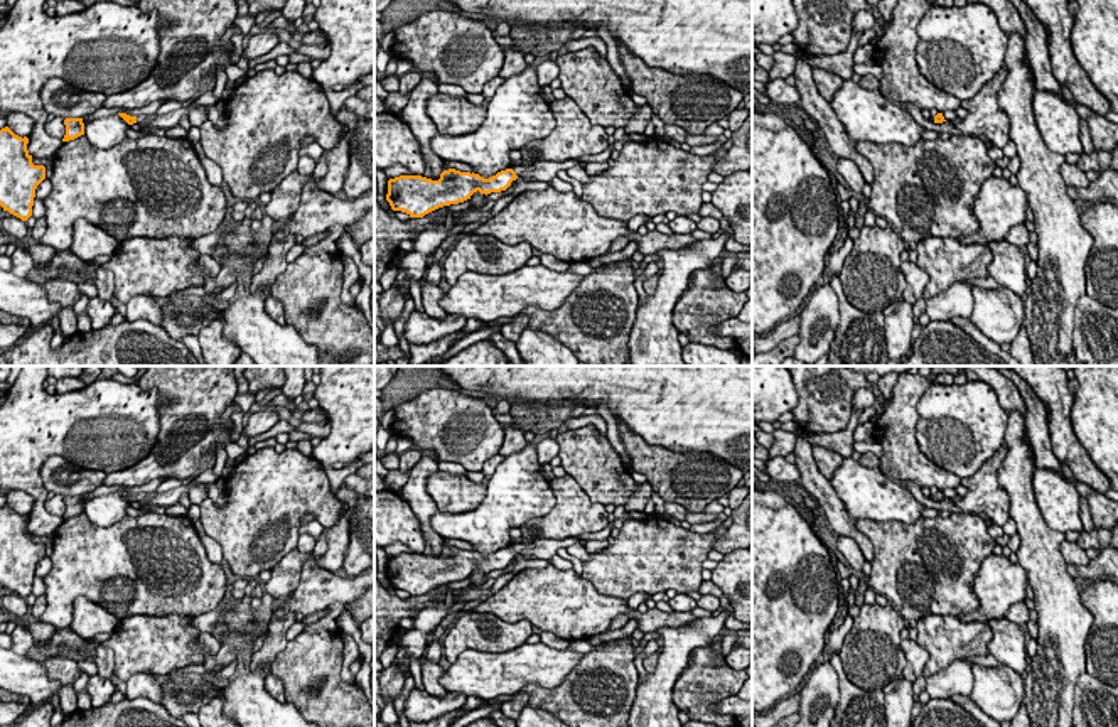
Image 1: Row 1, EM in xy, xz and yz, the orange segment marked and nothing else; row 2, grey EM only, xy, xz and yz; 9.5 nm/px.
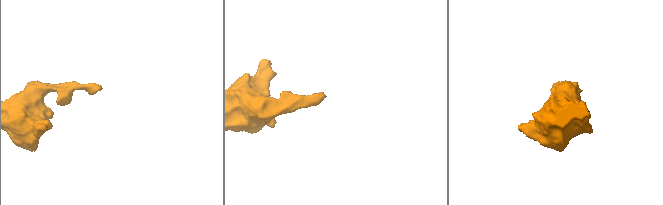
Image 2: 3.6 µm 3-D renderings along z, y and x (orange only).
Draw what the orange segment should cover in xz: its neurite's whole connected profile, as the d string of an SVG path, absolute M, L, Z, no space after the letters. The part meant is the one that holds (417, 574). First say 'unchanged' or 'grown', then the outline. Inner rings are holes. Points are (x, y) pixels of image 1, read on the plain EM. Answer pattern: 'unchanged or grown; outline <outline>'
grown; outline M577 536L565 540L535 538L531 543L516 543L489 557L455 547L443 548L438 558L400 553L388 558L386 579L393 589L406 590L410 595L423 595L438 585L464 580L477 568L486 574L506 568L518 555L529 560L551 560L558 548L568 548L575 543L585 547L587 541Z

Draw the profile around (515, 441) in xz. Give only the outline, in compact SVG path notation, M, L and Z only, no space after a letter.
M504 425L504 440L501 445L499 454L503 457L508 457L518 450L521 450L523 447L526 447L526 439L524 439L524 432L514 425Z

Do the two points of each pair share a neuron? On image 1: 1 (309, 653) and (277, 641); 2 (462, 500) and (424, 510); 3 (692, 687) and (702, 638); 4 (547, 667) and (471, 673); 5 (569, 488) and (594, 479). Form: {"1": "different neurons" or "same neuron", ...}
{"1": "different neurons", "2": "different neurons", "3": "different neurons", "4": "same neuron", "5": "different neurons"}

